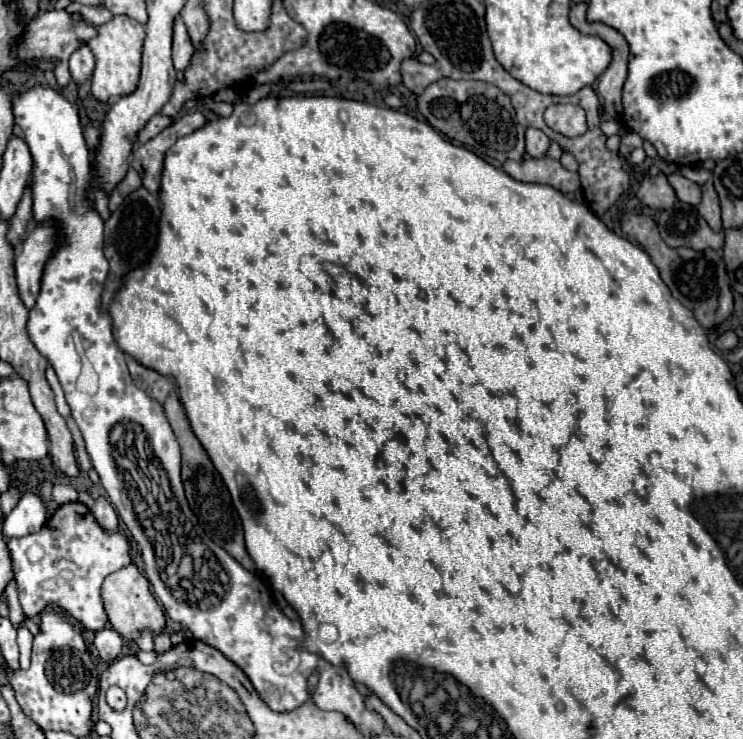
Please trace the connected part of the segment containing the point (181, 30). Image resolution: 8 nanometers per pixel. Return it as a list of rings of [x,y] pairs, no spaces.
[[[176,18],[174,24],[174,44],[172,44],[172,60],[174,60],[174,68],[176,70],[186,70],[186,66],[190,64],[190,58],[194,54],[194,46],[190,42],[188,30],[182,22],[182,18]]]

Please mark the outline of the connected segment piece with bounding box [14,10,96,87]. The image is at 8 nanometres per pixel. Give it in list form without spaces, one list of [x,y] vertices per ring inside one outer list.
[[[52,10],[52,12],[38,14],[38,16],[32,20],[28,34],[24,36],[24,42],[22,42],[20,46],[16,46],[14,56],[20,56],[20,58],[26,60],[26,62],[30,62],[30,58],[32,58],[32,60],[58,58],[61,62],[54,70],[55,77],[61,87],[67,87],[73,82],[68,66],[70,54],[72,54],[74,50],[78,50],[78,46],[82,46],[82,44],[86,44],[88,40],[92,40],[94,36],[96,36],[96,26],[92,26],[92,24],[86,22],[84,18],[74,20],[72,14],[66,12],[66,10]]]

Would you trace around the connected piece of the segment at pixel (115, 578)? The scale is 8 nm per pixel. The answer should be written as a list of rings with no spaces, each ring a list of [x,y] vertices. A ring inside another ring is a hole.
[[[128,564],[122,570],[116,570],[114,574],[110,574],[102,584],[102,598],[106,602],[106,612],[112,628],[120,632],[124,640],[134,642],[142,628],[150,628],[152,632],[162,632],[166,626],[164,610],[158,604],[158,600],[152,596],[150,584],[136,564]]]

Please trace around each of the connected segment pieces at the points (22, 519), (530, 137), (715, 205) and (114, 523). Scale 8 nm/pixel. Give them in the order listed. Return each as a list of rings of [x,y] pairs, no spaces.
[[[24,494],[16,508],[4,518],[2,532],[4,536],[26,536],[38,532],[46,524],[46,512],[44,512],[44,502],[38,494]]]
[[[532,126],[526,128],[526,152],[532,158],[542,158],[548,146],[550,146],[550,138],[542,130],[532,128]]]
[[[710,186],[710,188],[704,188],[704,194],[702,194],[702,202],[698,206],[698,212],[702,214],[702,218],[706,218],[708,226],[714,230],[714,232],[720,232],[722,230],[722,220],[720,220],[720,202],[718,202],[718,196],[716,196],[716,190]]]
[[[98,496],[94,506],[92,506],[92,514],[96,516],[98,524],[104,526],[106,530],[114,532],[118,528],[118,514],[114,510],[114,506],[104,498],[104,496]]]

